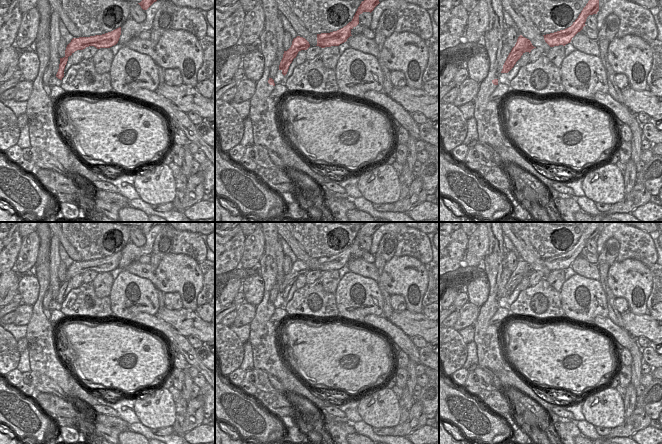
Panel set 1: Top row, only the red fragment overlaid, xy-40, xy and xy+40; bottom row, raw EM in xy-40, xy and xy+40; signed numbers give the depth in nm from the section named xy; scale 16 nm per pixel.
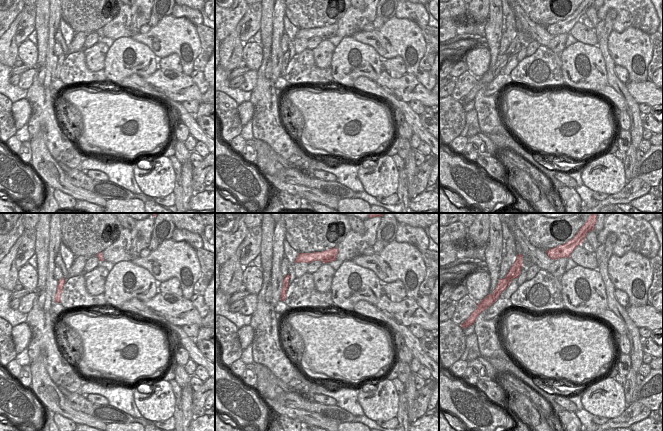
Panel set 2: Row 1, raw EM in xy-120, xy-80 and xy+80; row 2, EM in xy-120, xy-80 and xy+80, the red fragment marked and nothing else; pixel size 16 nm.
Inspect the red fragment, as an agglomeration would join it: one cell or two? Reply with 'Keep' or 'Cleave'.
Cleave

